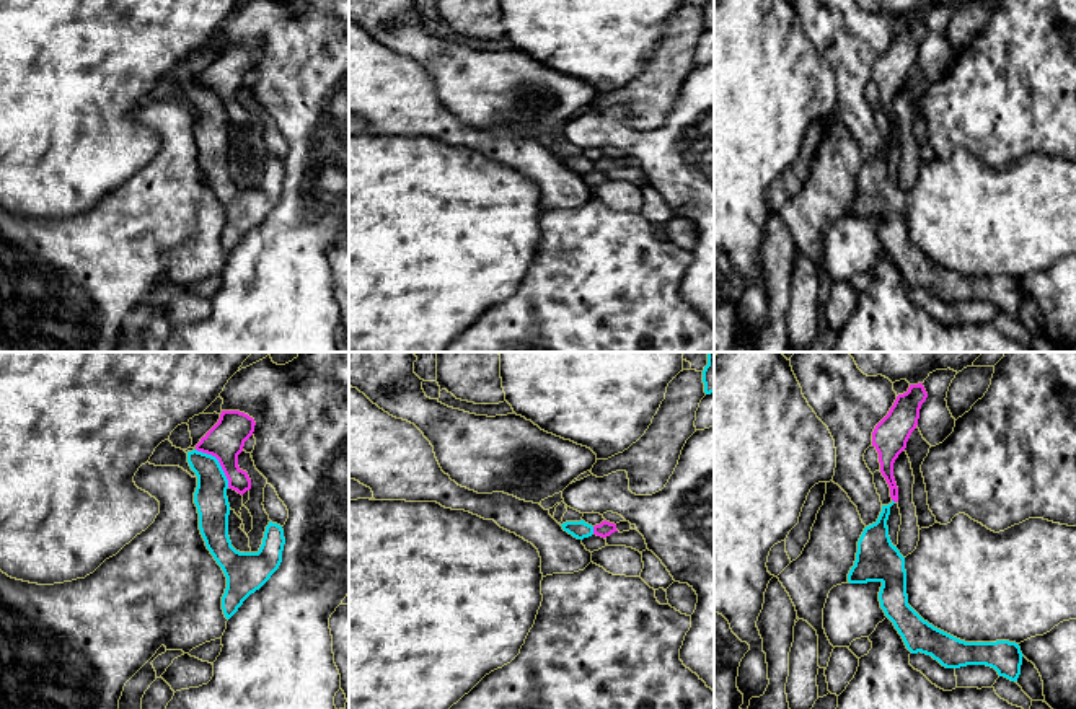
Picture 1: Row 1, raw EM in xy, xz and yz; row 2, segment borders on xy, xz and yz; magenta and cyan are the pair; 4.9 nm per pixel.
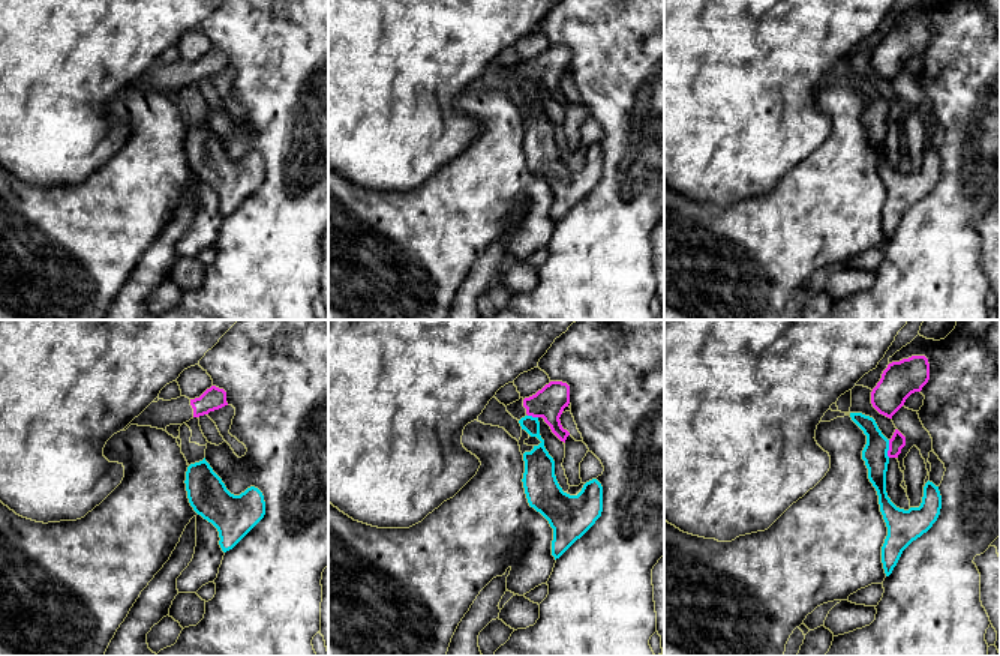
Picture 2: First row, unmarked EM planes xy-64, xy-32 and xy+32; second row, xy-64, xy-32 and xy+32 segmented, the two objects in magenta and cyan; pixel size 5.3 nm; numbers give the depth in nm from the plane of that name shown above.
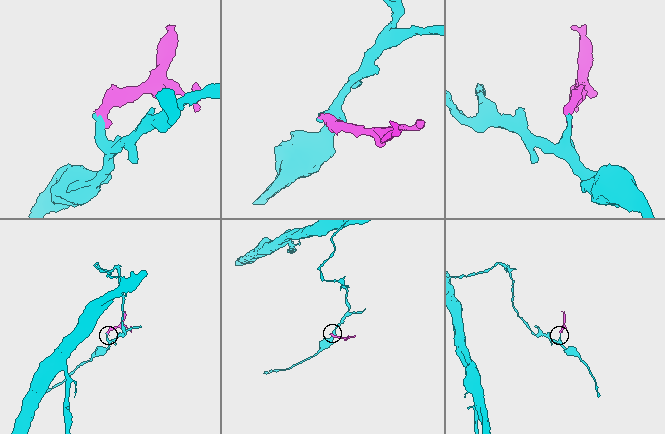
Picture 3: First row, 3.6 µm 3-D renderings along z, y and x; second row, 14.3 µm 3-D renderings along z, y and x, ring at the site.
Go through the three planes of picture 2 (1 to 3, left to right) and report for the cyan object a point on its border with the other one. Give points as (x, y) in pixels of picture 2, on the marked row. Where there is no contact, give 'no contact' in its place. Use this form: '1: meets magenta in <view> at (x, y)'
1: no contact
2: meets magenta in xy-32 at (532, 416)
3: meets magenta in xy+32 at (889, 449)

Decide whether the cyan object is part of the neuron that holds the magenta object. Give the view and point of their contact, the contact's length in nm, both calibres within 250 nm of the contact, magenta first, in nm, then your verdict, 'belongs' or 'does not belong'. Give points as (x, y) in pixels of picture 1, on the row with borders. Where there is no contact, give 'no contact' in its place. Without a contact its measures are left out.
xy (219, 462) | 260 nm | 190/160 nm | does not belong

